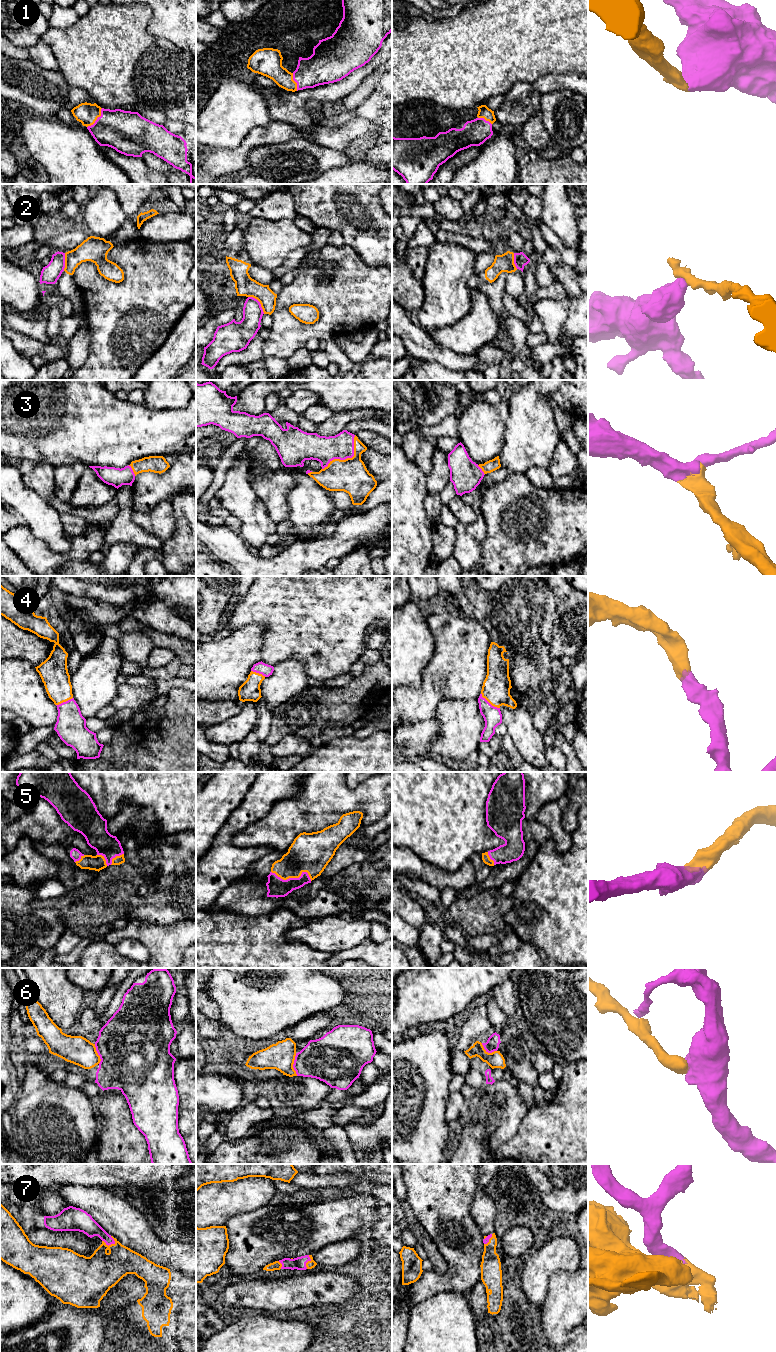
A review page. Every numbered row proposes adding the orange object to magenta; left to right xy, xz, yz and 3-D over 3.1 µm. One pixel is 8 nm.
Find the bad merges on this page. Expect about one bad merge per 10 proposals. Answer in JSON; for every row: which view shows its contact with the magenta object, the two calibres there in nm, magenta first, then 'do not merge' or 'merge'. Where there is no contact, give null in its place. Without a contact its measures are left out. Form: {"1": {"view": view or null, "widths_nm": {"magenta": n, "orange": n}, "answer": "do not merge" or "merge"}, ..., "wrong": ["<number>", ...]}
{"1": {"view": "xy", "widths_nm": {"magenta": 340, "orange": 170}, "answer": "merge"}, "2": {"view": "xz", "widths_nm": {"magenta": 170, "orange": 160}, "answer": "do not merge"}, "3": {"view": "xz", "widths_nm": {"magenta": 220, "orange": 280}, "answer": "merge"}, "4": {"view": "yz", "widths_nm": {"magenta": 150, "orange": 220}, "answer": "merge"}, "5": {"view": "xz", "widths_nm": {"magenta": 160, "orange": 320}, "answer": "merge"}, "6": {"view": "xz", "widths_nm": {"magenta": 320, "orange": 220}, "answer": "do not merge"}, "7": {"view": "xy", "widths_nm": {"magenta": 140, "orange": 300}, "answer": "merge"}, "wrong": ["2", "6"]}

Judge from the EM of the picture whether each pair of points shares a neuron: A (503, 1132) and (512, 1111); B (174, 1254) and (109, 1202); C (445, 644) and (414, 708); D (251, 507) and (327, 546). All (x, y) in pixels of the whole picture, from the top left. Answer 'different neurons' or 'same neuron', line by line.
A: same neuron
B: same neuron
C: same neuron
D: different neurons

